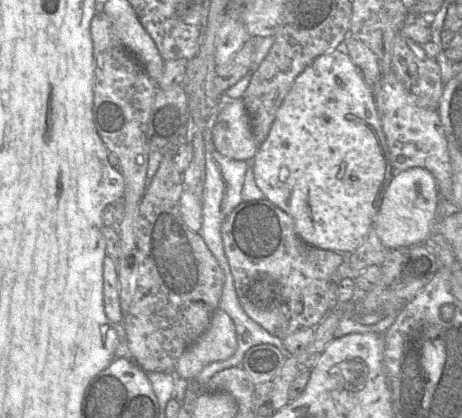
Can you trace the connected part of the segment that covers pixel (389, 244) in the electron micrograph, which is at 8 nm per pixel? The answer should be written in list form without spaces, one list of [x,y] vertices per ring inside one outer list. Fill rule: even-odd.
[[[422,167],[395,171],[374,219],[374,228],[384,247],[398,249],[425,243],[432,230],[437,203],[438,188],[431,172]]]

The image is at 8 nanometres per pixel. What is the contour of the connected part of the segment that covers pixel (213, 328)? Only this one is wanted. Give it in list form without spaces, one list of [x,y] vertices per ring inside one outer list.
[[[218,307],[207,331],[178,359],[175,373],[183,379],[193,380],[207,364],[230,358],[237,345],[235,325],[231,317]]]

